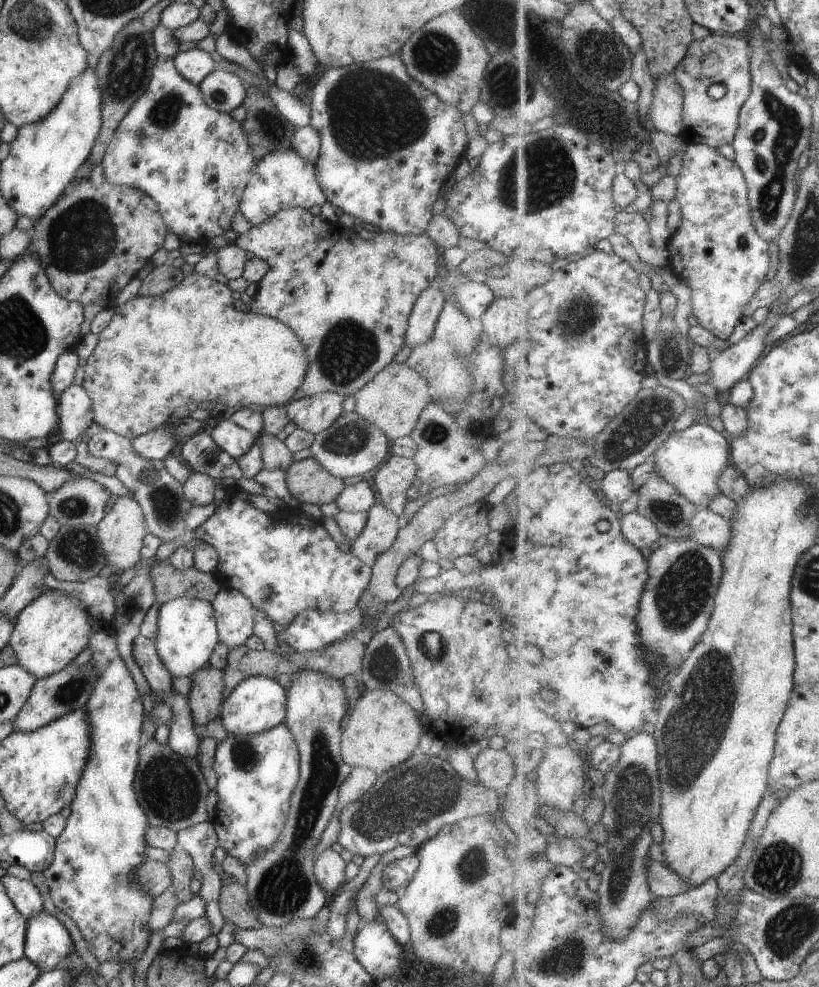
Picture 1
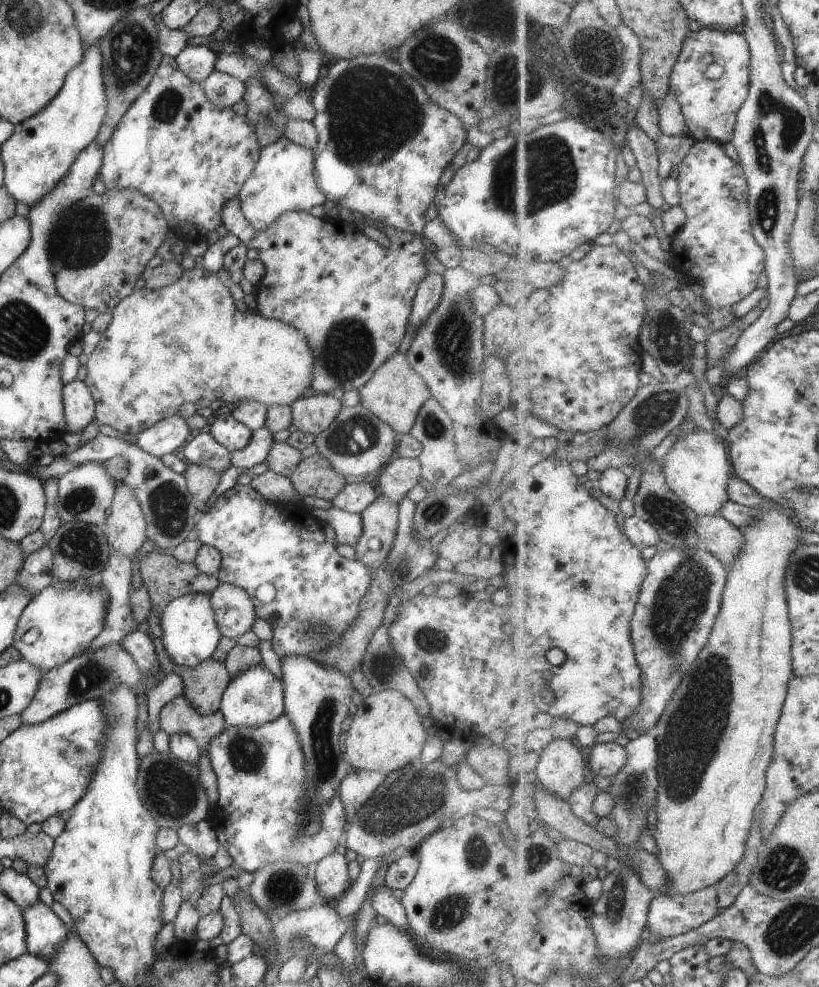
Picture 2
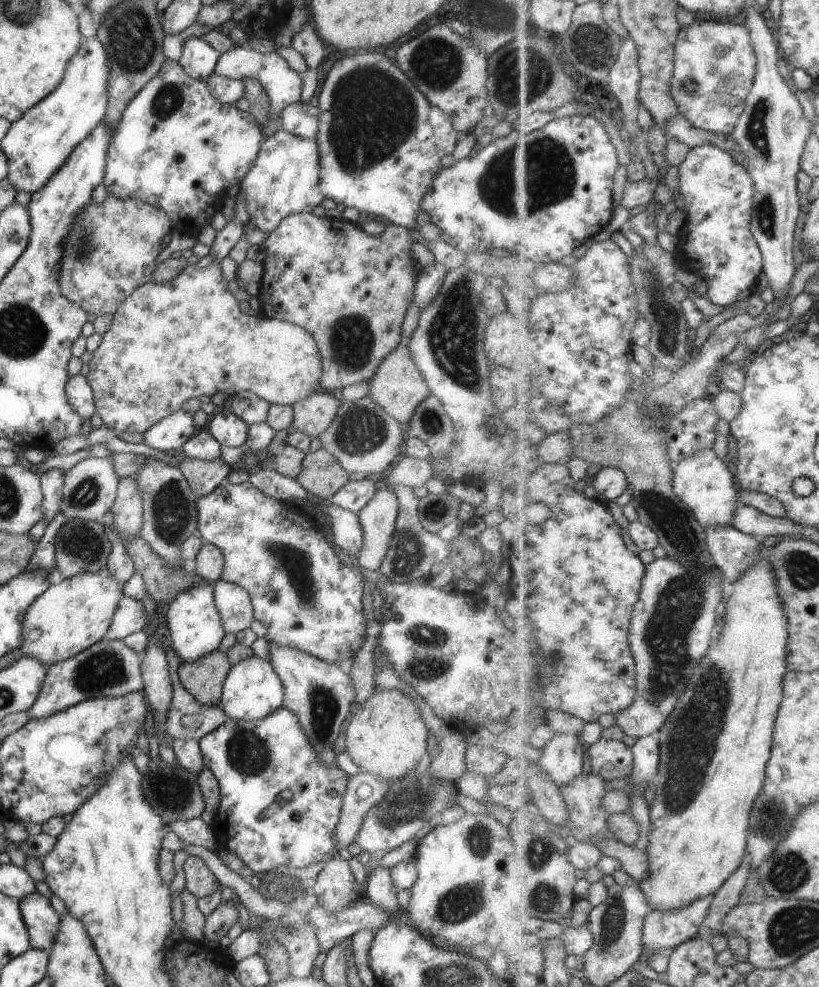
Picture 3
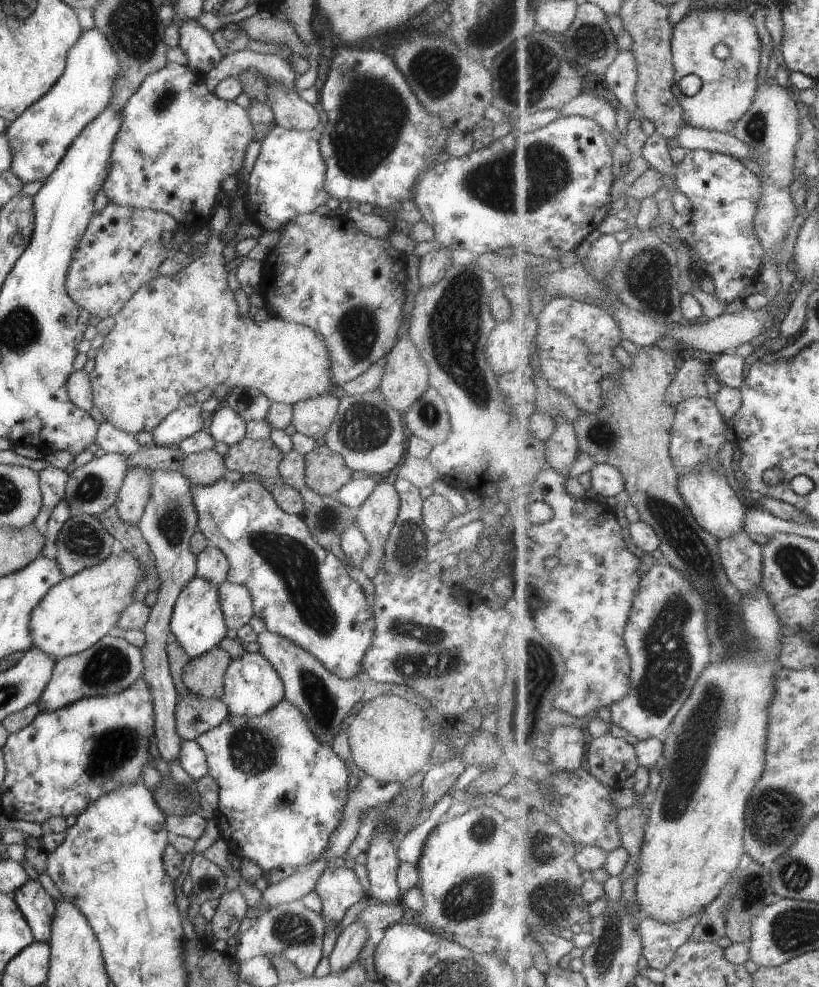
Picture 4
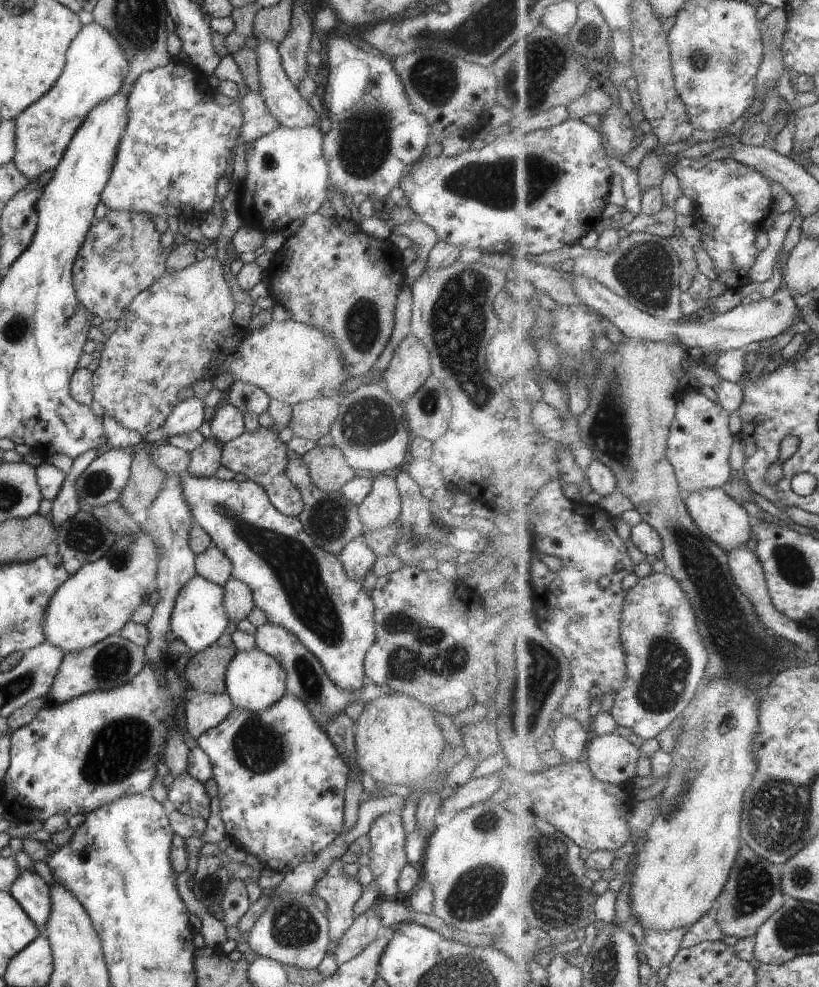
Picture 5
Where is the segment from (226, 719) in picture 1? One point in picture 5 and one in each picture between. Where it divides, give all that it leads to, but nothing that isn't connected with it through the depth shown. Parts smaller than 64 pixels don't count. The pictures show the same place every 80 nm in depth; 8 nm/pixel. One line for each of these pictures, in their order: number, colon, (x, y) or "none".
2: (254, 696)
3: (251, 690)
4: (251, 686)
5: (253, 679)

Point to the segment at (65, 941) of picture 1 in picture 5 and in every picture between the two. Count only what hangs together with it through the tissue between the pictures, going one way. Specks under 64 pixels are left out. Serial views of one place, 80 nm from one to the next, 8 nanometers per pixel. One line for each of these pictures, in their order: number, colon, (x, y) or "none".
2: (44, 931)
3: (41, 921)
4: (37, 907)
5: (31, 892)

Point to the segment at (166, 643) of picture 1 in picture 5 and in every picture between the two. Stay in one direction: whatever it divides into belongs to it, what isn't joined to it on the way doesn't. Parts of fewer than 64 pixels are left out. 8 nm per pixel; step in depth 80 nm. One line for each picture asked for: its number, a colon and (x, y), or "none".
2: (190, 633)
3: (195, 628)
4: (196, 622)
5: (198, 618)

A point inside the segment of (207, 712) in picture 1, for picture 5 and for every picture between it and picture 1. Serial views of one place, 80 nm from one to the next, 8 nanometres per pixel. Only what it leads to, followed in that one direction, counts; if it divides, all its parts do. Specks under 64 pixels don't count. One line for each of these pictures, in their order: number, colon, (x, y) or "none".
2: (202, 684)
3: (203, 678)
4: (203, 675)
5: (204, 671)

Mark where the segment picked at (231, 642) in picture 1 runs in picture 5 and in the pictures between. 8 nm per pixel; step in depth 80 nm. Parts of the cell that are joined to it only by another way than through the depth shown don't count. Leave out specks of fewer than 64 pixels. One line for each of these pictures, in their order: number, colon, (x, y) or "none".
2: (233, 610)
3: (233, 603)
4: (235, 602)
5: (237, 601)

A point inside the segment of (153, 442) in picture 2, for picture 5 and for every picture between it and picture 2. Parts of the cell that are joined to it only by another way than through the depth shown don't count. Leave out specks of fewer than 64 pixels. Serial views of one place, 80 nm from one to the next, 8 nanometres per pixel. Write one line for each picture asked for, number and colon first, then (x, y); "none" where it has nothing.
3: (171, 431)
4: (183, 420)
5: (187, 415)

